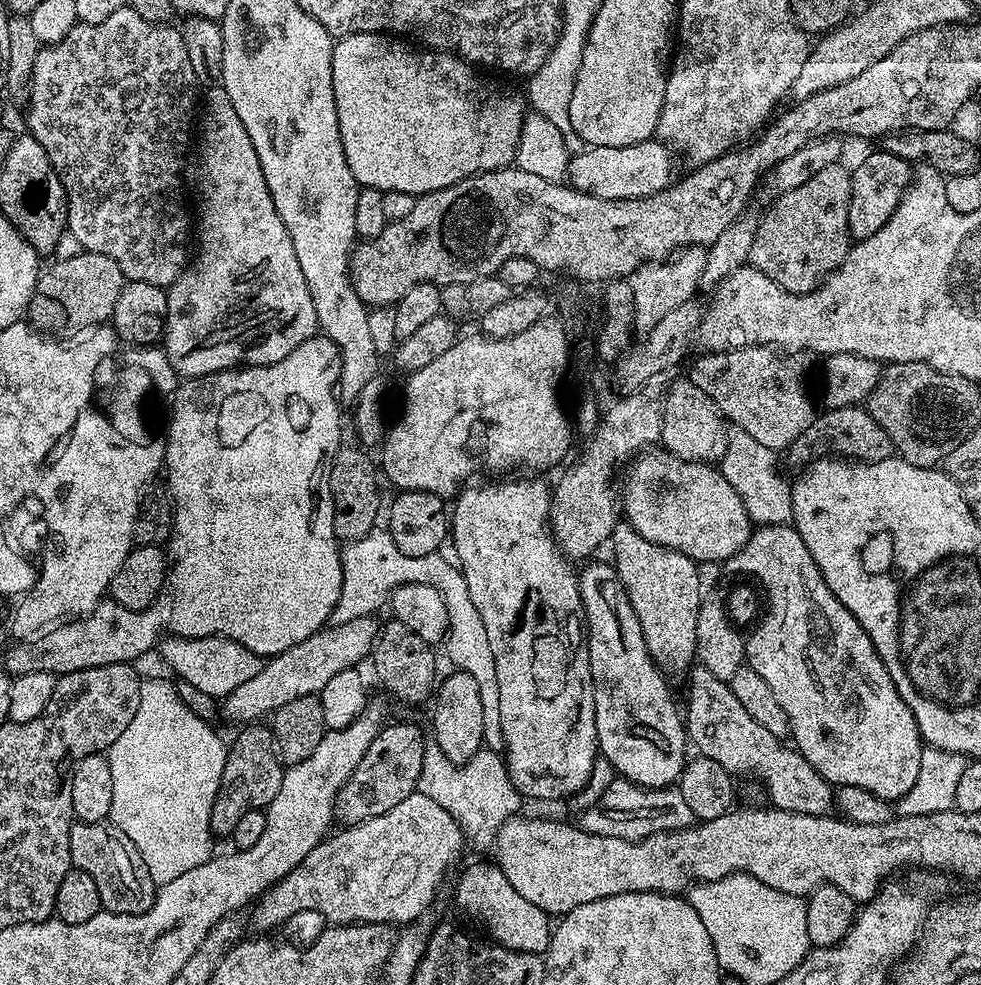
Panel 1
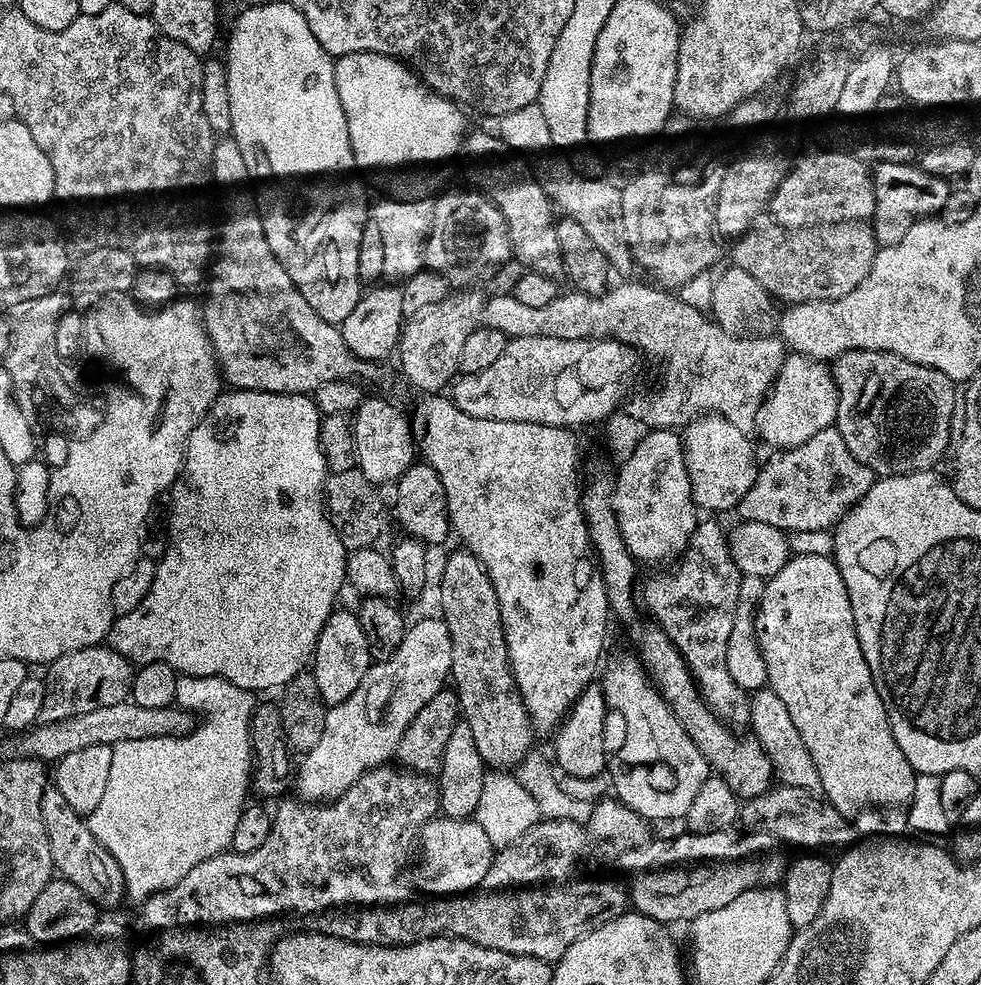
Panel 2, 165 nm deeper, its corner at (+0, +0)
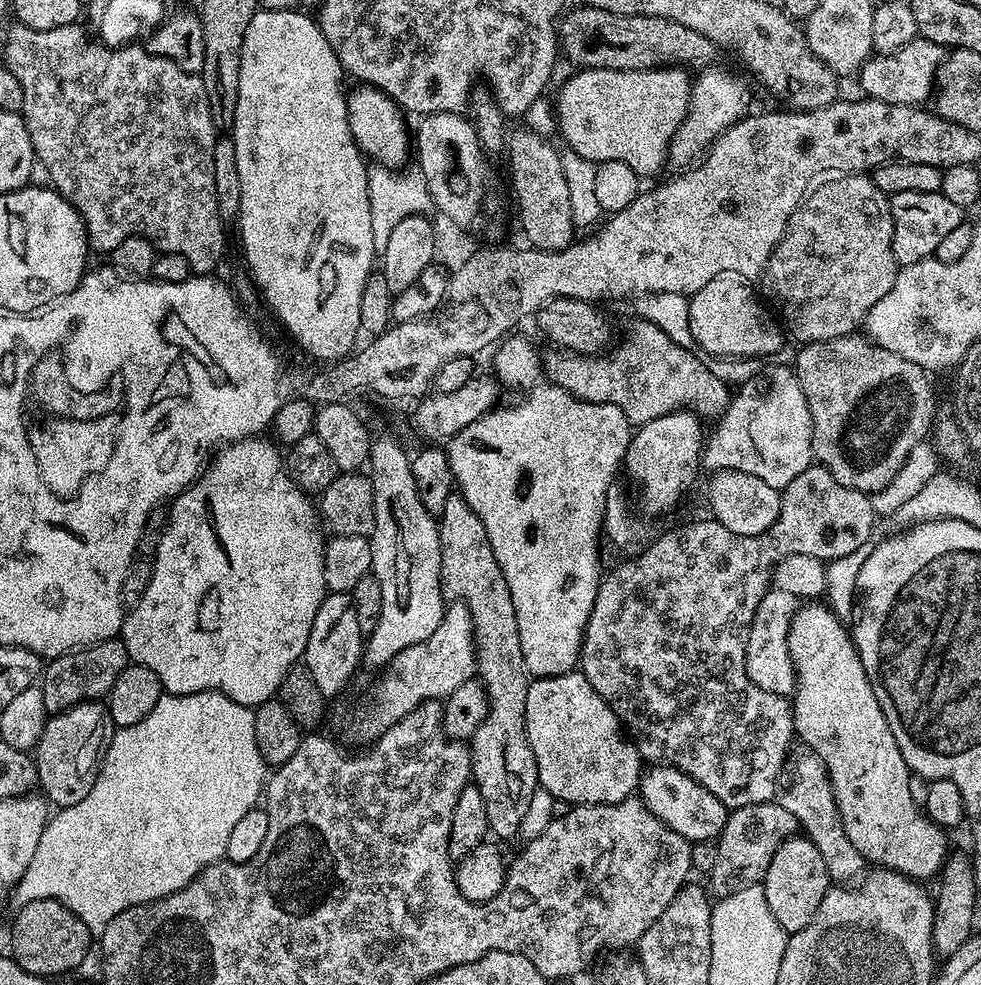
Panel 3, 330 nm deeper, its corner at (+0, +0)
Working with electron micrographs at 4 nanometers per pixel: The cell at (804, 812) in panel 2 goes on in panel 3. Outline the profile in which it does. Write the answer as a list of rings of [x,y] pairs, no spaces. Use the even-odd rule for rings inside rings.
[[[767,800],[758,806],[742,806],[729,811],[728,821],[718,843],[715,865],[707,876],[707,887],[713,897],[728,896],[751,884],[760,884],[770,866],[770,858],[782,846],[782,842],[797,835],[798,825],[794,814],[779,802]]]

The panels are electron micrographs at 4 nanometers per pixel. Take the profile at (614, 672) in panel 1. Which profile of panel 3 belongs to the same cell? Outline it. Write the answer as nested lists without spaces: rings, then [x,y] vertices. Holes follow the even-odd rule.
[[[658,764],[641,775],[638,789],[639,799],[659,818],[670,830],[682,834],[693,845],[719,841],[730,809],[724,805],[706,786],[694,782],[694,778],[687,776],[680,768],[673,768],[666,764]]]

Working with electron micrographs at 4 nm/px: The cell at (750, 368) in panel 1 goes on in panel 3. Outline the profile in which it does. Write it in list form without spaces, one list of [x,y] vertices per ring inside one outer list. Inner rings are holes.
[[[643,318],[637,321],[628,337],[607,354],[584,356],[567,350],[545,351],[542,368],[547,379],[580,400],[618,406],[633,426],[685,410],[701,418],[723,416],[730,403],[729,385],[717,378],[707,363],[704,365],[694,353],[687,352],[685,345],[674,343],[658,330],[658,326]]]

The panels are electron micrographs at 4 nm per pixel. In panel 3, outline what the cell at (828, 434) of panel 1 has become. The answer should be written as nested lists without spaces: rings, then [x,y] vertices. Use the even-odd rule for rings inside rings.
[[[813,466],[802,470],[794,482],[787,484],[780,492],[780,513],[770,526],[768,532],[760,536],[735,536],[726,526],[719,524],[715,518],[696,520],[693,524],[684,524],[673,532],[666,532],[658,537],[641,556],[620,564],[612,573],[605,575],[600,582],[600,589],[594,598],[594,606],[590,610],[590,618],[586,622],[584,641],[580,647],[579,671],[584,673],[584,679],[598,690],[598,694],[609,708],[614,710],[617,721],[634,737],[635,751],[639,752],[645,761],[653,765],[666,764],[673,768],[680,768],[694,782],[706,786],[714,798],[721,800],[728,809],[742,806],[758,806],[767,800],[775,801],[778,796],[778,785],[781,783],[780,771],[785,771],[786,761],[789,759],[788,747],[794,744],[796,727],[792,721],[792,706],[785,697],[770,694],[770,690],[762,690],[762,686],[754,686],[746,674],[746,642],[748,631],[754,618],[754,610],[758,610],[758,602],[768,593],[772,584],[772,570],[776,567],[780,557],[790,554],[810,554],[814,558],[831,562],[842,558],[846,554],[861,551],[864,543],[872,536],[872,527],[878,523],[876,508],[872,504],[872,496],[867,492],[859,492],[850,486],[842,486],[828,468]]]

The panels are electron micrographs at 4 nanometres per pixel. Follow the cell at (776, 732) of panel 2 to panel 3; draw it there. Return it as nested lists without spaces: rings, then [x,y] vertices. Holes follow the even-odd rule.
[[[807,750],[801,751],[801,753],[796,761],[794,761],[795,759],[791,761],[792,777],[789,778],[788,785],[786,785],[787,780],[783,785],[778,802],[782,806],[786,806],[786,810],[790,810],[790,814],[794,814],[803,835],[816,847],[818,854],[822,854],[822,862],[826,862],[829,881],[840,886],[851,885],[865,871],[865,858],[862,854],[858,854],[858,850],[854,850],[854,842],[850,842],[850,838],[842,826],[842,818],[838,814],[832,783],[822,758],[818,758],[818,754]]]

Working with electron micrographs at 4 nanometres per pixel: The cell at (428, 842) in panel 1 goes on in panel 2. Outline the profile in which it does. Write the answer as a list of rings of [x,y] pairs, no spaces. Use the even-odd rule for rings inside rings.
[[[443,814],[437,815],[435,820],[426,825],[422,848],[423,844],[424,861],[420,864],[420,872],[428,879],[428,888],[432,891],[429,893],[437,897],[451,898],[479,889],[492,868],[494,849],[476,818],[455,820]]]

